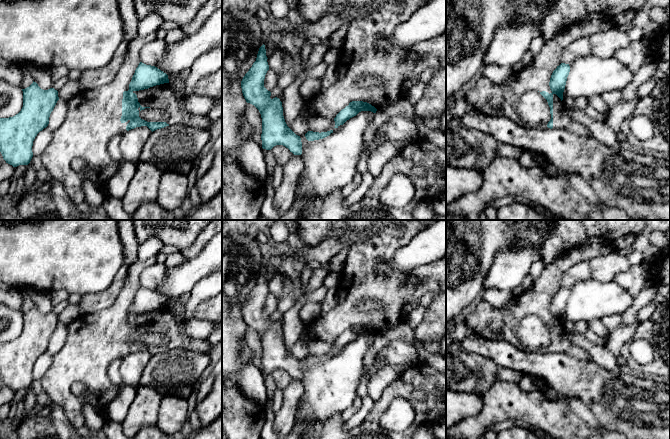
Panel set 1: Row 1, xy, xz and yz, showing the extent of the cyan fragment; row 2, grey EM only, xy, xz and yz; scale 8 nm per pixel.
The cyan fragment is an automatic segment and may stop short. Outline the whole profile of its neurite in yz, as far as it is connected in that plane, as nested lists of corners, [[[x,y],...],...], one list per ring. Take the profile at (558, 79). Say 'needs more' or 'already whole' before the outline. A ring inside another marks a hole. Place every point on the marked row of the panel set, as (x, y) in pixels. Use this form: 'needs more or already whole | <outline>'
already whole | [[[561,63],[553,71],[550,78],[549,86],[552,92],[550,94],[546,91],[540,92],[540,94],[547,100],[550,107],[551,119],[547,124],[547,127],[550,129],[553,128],[553,95],[556,94],[561,99],[561,101],[563,100],[563,92],[569,72],[569,64]]]

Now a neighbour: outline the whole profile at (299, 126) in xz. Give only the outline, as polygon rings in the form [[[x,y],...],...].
[[[301,116],[297,117],[291,124],[290,129],[298,136],[305,135],[308,132],[308,123]]]

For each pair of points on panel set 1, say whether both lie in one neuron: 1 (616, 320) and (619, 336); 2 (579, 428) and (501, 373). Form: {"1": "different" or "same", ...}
{"1": "different", "2": "different"}

